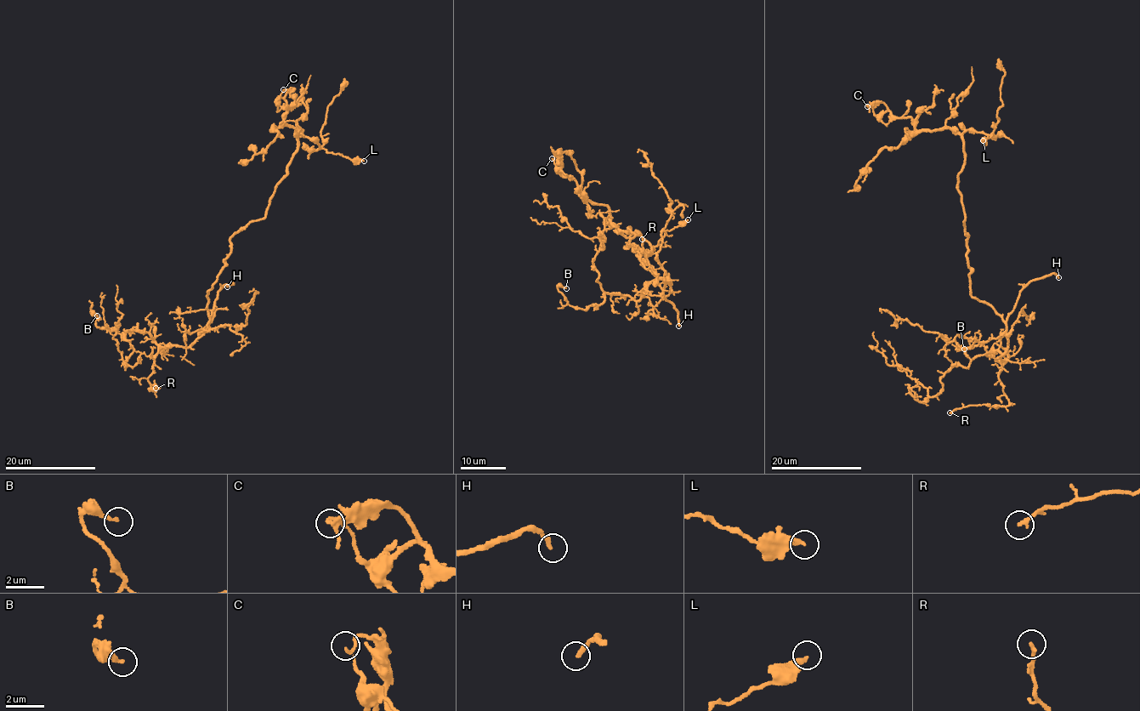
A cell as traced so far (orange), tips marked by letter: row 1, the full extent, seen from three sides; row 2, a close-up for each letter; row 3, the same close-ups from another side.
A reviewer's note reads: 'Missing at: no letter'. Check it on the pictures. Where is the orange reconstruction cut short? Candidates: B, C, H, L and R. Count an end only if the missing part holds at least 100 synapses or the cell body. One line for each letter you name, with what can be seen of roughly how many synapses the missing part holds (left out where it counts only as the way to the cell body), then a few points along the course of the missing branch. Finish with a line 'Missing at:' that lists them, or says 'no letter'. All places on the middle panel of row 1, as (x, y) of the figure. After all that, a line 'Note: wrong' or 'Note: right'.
Missing at: H
Note: wrong

